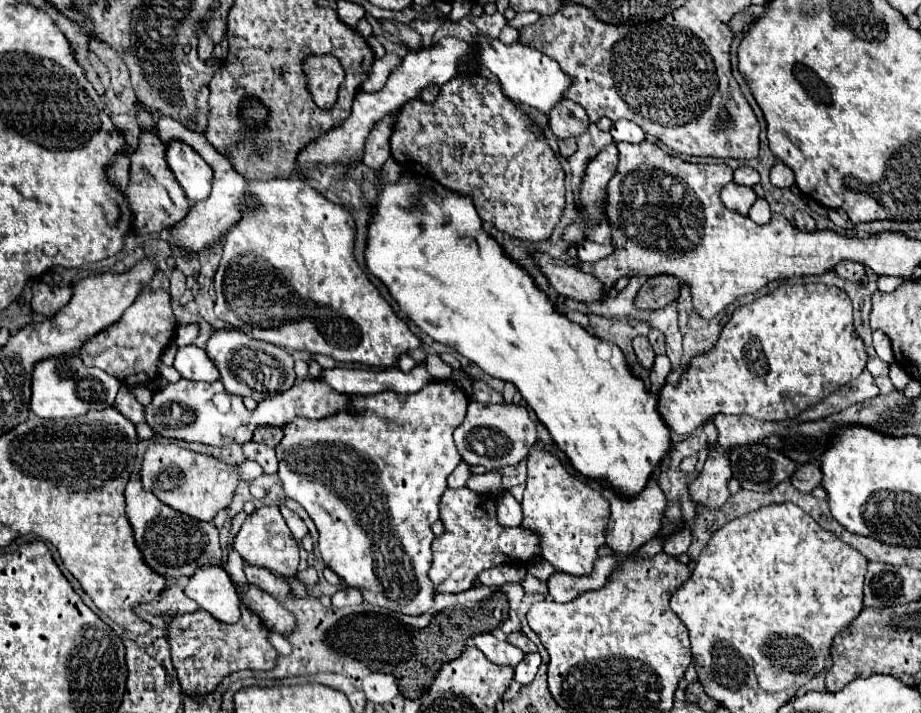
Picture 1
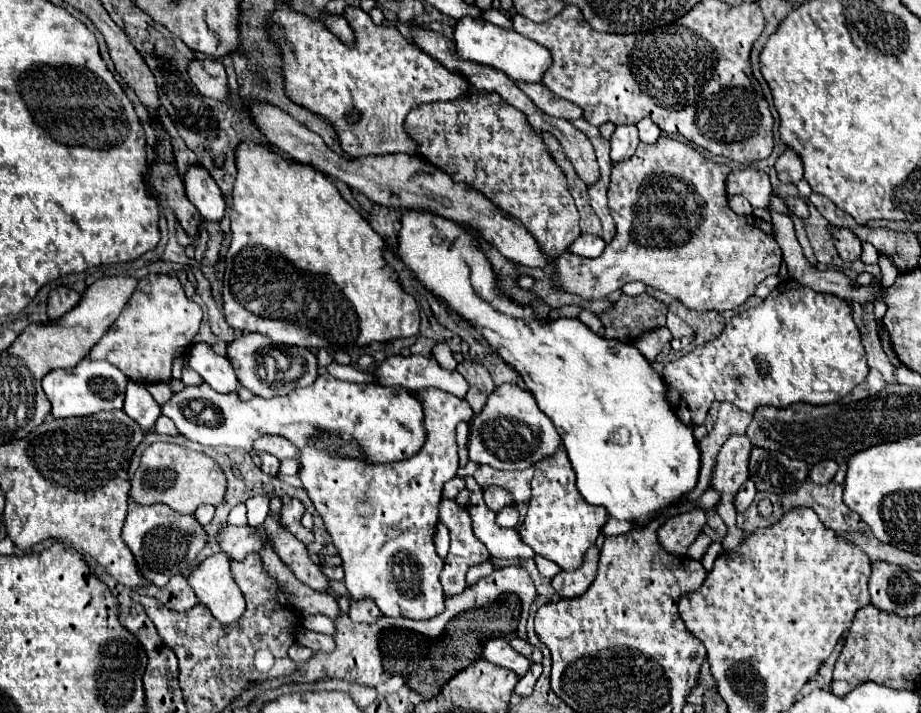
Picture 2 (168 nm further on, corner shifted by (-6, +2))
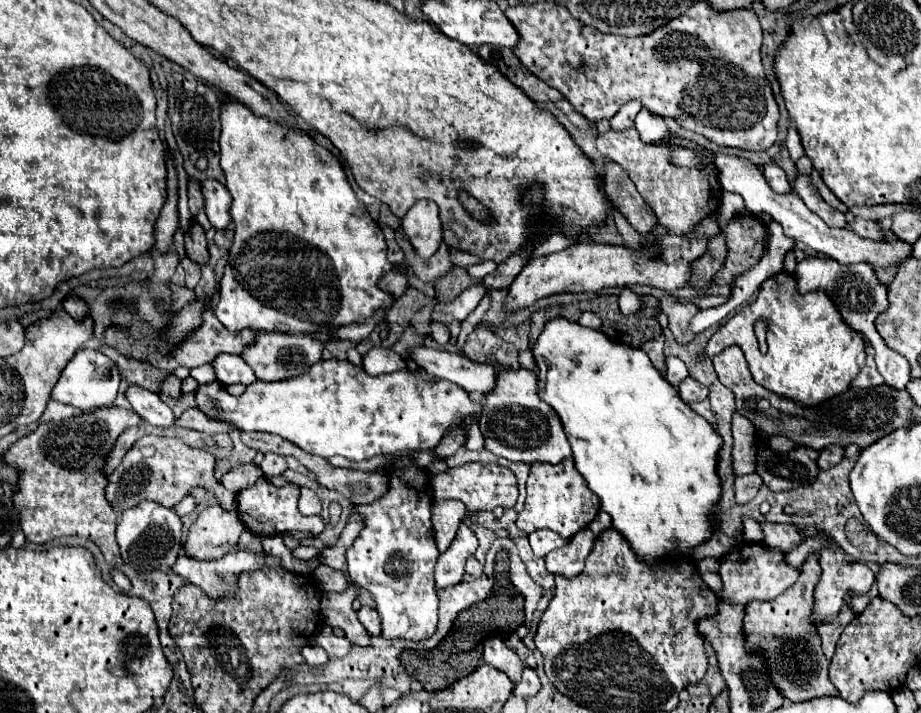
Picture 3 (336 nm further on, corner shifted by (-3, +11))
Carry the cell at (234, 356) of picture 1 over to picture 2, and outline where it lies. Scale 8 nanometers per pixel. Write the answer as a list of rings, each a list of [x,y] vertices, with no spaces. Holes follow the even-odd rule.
[[[244,333],[234,343],[228,345],[226,357],[232,361],[234,371],[242,387],[250,389],[254,395],[260,397],[276,397],[286,395],[296,387],[308,387],[318,377],[318,365],[327,367],[333,362],[328,349],[320,349],[317,354],[302,347],[288,347],[288,345],[274,345],[268,337],[258,333]]]

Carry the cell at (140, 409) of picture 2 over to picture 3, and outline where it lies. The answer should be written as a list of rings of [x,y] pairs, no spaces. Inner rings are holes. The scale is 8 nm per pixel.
[[[129,384],[125,390],[125,398],[129,400],[131,408],[153,426],[165,428],[165,426],[171,426],[175,422],[171,408],[165,402],[161,402],[159,394],[151,392],[151,390],[145,390],[137,384]]]

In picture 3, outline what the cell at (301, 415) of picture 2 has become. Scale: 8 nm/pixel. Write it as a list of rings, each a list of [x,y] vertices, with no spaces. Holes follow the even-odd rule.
[[[319,360],[317,364],[311,366],[311,370],[299,378],[283,380],[283,382],[253,382],[251,386],[245,388],[245,392],[235,398],[231,396],[223,384],[217,380],[205,386],[199,386],[195,390],[195,402],[197,408],[213,420],[233,424],[239,432],[271,432],[279,434],[281,438],[297,444],[301,450],[321,456],[321,458],[331,458],[335,454],[345,456],[353,462],[369,460],[379,454],[397,454],[403,450],[433,450],[443,434],[451,426],[461,426],[465,416],[479,416],[481,404],[471,402],[469,394],[445,380],[437,380],[423,370],[419,372],[409,372],[409,370],[399,370],[393,374],[381,374],[381,376],[369,376],[361,366],[355,366],[351,362],[341,362],[341,360]]]

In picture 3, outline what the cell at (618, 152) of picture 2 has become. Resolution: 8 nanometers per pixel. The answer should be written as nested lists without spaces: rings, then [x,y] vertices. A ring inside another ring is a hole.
[[[627,102],[609,122],[611,122],[611,130],[615,132],[625,132],[629,128],[633,128],[635,124],[635,116],[637,112],[641,110],[641,104],[639,102]]]

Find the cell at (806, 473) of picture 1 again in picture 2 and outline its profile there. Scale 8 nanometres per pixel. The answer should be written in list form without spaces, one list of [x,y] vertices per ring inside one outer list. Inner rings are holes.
[[[820,461],[818,465],[814,465],[810,469],[810,481],[820,483],[820,485],[830,483],[834,479],[836,471],[838,471],[838,463],[836,461]]]

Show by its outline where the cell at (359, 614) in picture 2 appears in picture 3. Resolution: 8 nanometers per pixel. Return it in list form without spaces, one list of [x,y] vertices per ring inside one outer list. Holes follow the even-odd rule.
[[[361,606],[357,610],[357,616],[359,616],[359,622],[365,626],[365,630],[369,634],[379,634],[381,632],[381,624],[379,624],[379,616],[377,612],[371,608],[371,606]]]

